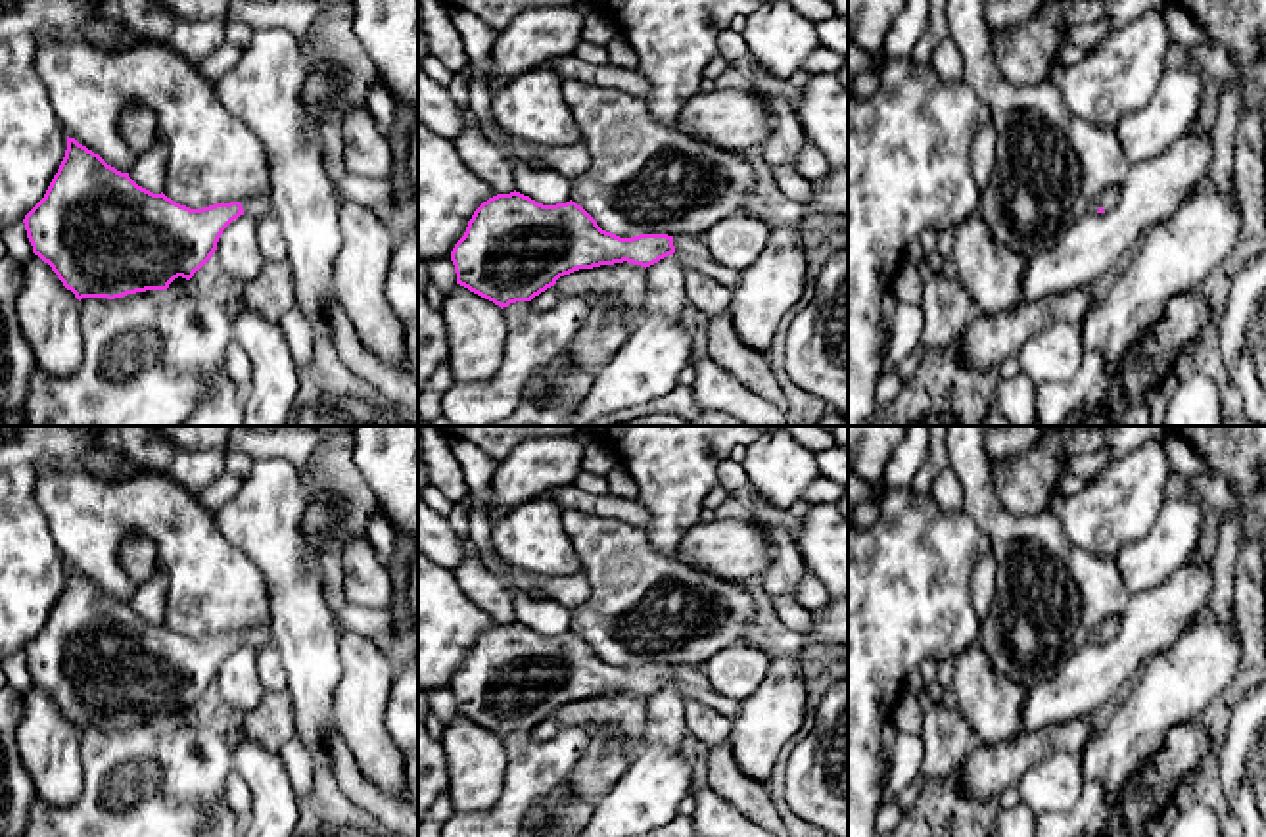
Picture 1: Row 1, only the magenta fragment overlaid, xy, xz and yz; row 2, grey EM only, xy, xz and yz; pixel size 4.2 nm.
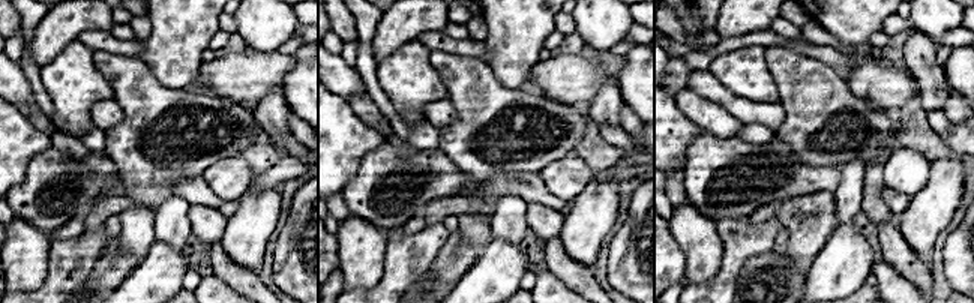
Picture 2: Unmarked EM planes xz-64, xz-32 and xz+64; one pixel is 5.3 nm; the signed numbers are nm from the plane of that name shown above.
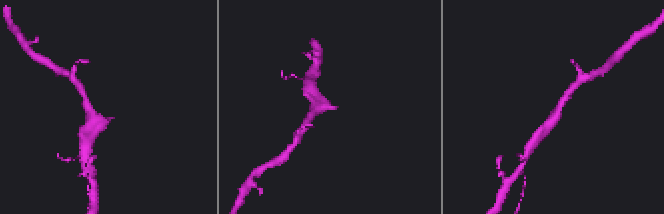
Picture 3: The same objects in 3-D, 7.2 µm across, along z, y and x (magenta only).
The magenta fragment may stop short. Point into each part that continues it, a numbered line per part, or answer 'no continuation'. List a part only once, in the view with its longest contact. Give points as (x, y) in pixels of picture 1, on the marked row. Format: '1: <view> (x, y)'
1: xz (691, 252)

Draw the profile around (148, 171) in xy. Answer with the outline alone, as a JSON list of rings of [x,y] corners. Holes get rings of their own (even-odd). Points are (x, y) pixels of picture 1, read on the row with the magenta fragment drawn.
[[[155,142],[140,154],[129,171],[129,177],[142,188],[161,194],[165,179],[165,146]]]

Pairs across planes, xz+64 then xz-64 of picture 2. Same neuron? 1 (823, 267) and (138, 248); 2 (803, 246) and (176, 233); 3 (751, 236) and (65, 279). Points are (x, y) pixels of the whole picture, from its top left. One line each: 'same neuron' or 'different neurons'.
1: different neurons
2: different neurons
3: same neuron

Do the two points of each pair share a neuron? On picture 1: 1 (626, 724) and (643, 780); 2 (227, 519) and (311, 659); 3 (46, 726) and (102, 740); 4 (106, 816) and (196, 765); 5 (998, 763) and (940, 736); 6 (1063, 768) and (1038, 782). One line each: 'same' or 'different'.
1: same
2: same
3: different
4: same
5: different
6: same

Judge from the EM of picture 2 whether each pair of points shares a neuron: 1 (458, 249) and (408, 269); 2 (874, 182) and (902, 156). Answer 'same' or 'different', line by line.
1: different
2: different

